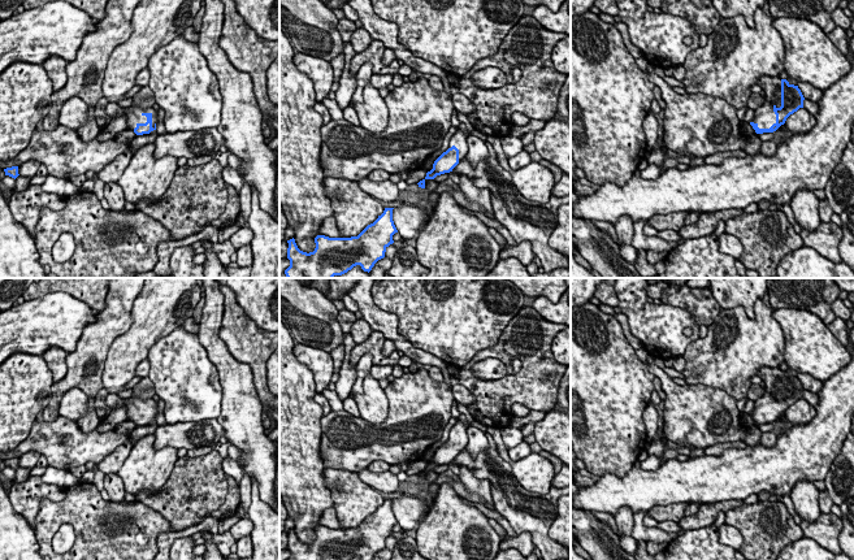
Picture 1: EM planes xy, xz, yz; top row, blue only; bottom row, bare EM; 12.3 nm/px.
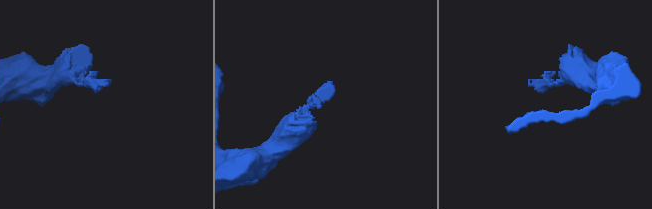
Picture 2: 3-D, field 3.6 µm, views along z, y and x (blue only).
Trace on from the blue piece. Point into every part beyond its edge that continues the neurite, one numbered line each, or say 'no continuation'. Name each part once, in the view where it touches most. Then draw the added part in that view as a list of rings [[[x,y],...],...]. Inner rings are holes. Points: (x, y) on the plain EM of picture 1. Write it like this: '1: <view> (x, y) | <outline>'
1: yz (764, 407) | [[[763,366],[759,369],[758,375],[764,382],[764,395],[754,403],[753,413],[759,420],[770,420],[776,414],[776,405],[773,399],[781,398],[781,369]]]

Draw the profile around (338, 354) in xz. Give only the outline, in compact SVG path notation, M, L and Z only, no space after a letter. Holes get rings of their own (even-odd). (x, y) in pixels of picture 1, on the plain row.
M339 344L335 350L330 352L334 363L334 370L333 373L338 373L341 370L341 366L343 364L344 359L344 344Z

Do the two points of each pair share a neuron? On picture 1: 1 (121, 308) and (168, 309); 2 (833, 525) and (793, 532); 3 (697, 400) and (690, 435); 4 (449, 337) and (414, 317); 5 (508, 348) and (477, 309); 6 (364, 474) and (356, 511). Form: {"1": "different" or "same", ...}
{"1": "different", "2": "different", "3": "same", "4": "same", "5": "different", "6": "different"}

